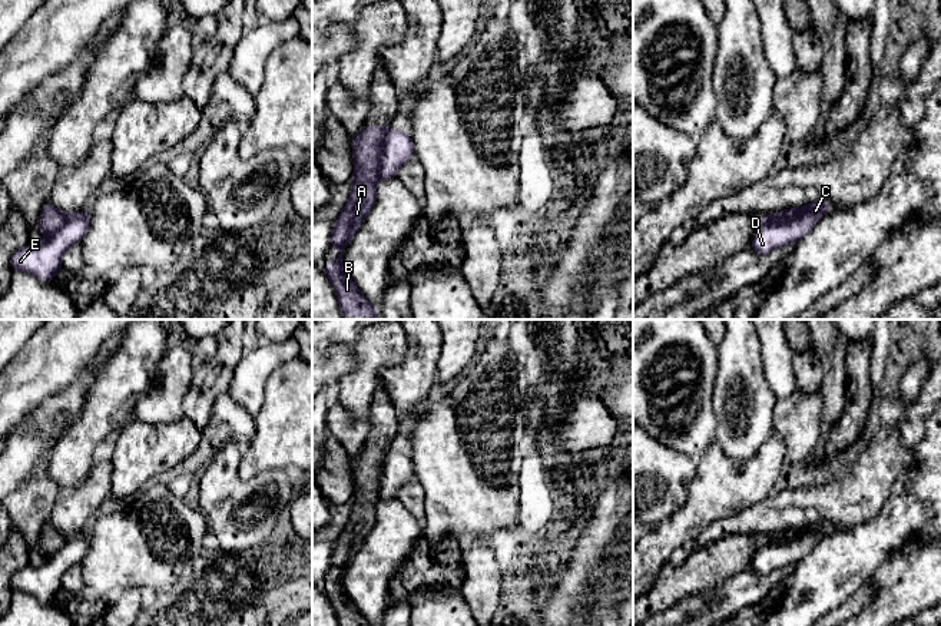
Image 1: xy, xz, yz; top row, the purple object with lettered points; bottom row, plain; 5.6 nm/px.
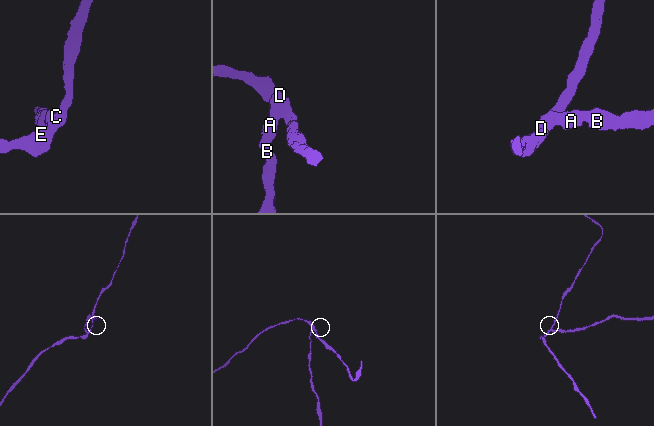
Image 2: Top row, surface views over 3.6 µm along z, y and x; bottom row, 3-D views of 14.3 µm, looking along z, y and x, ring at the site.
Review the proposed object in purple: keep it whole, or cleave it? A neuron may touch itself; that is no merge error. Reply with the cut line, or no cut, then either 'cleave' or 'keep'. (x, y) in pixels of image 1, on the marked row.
cut in xz along (387, 128), (383, 136), (378, 176); cleave

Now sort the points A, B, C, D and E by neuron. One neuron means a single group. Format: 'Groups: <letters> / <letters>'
Groups: A B / C D E

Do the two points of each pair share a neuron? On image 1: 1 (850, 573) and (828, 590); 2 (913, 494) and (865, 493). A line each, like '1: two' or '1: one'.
1: one
2: two

